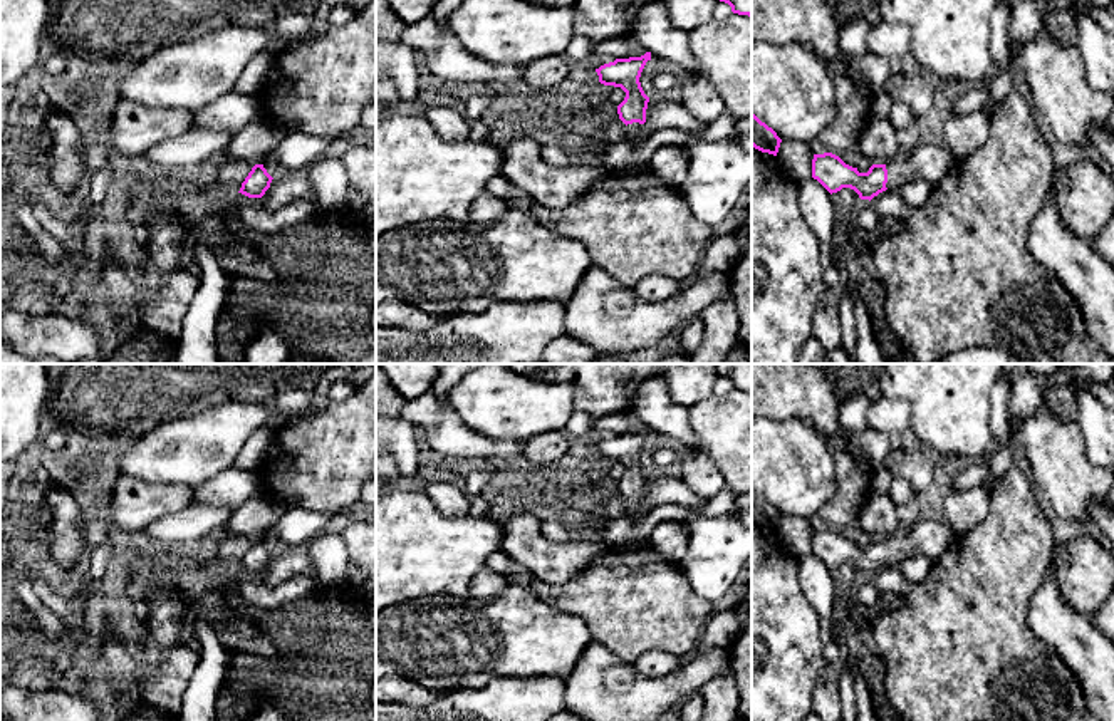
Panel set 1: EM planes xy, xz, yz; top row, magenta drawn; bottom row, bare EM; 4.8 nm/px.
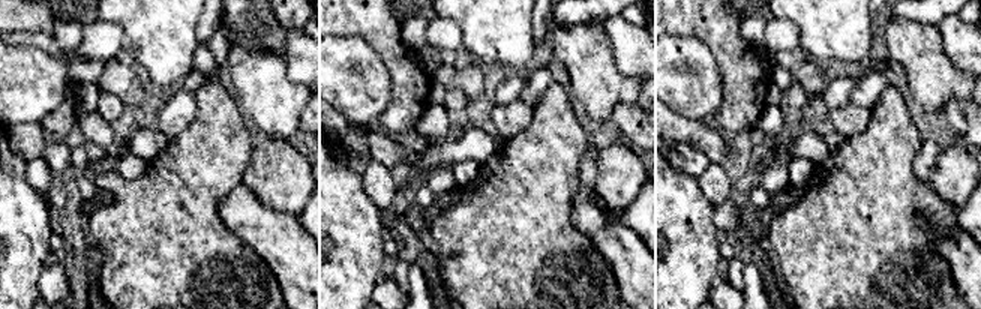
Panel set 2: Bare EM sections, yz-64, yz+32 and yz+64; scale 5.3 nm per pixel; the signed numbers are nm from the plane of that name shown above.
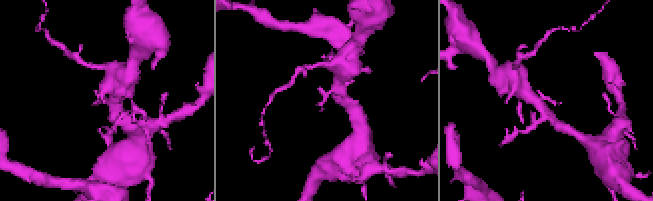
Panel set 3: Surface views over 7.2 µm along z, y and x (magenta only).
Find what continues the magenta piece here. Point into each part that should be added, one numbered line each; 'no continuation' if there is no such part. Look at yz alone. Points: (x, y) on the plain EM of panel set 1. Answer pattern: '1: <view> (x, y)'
1: yz (931, 539)

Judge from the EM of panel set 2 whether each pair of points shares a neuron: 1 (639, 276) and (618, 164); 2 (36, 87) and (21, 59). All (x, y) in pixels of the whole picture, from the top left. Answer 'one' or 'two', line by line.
1: two
2: one

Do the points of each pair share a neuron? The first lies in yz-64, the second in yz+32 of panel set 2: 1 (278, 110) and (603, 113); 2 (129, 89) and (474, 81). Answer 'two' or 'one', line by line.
1: one
2: one

